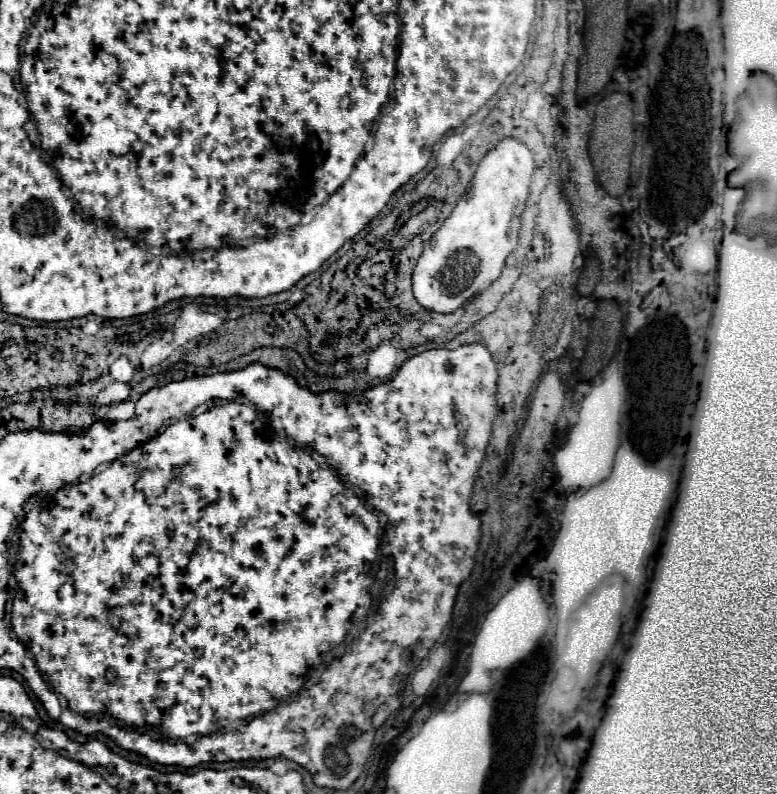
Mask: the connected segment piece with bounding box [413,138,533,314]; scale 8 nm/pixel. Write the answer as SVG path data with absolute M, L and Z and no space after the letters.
M503 138L477 166L469 190L433 234L413 270L413 294L421 306L433 312L455 312L499 278L507 256L517 246L521 212L527 202L533 176L533 154L515 140Z

